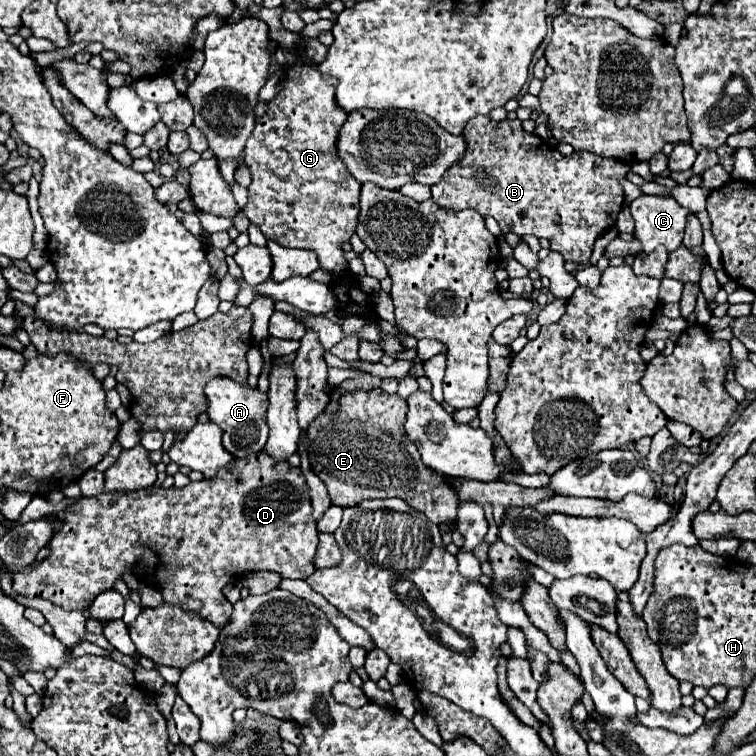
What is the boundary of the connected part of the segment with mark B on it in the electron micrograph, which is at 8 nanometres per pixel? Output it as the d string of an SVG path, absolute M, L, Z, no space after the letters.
M476 116L466 124L464 138L468 138L468 154L464 156L464 162L452 166L452 170L448 170L448 174L432 186L432 200L450 210L474 208L480 214L490 214L500 224L502 232L548 238L550 248L560 252L564 260L586 264L598 236L616 224L616 218L624 206L624 190L620 182L626 180L630 166L626 162L618 162L616 158L604 158L588 152L562 156L540 136L524 132L520 120L506 118L502 122L494 122L488 116Z

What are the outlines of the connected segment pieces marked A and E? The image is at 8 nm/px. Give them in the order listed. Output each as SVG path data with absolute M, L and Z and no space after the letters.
M216 376L204 386L204 394L208 400L208 418L216 426L222 428L222 444L234 458L246 458L250 454L256 454L264 448L268 438L268 426L266 426L266 408L268 408L268 394L260 392L258 388L252 388L246 382L234 382L232 378Z
M382 388L364 392L364 390L354 390L354 392L344 392L340 398L340 412L344 412L344 422L312 422L308 428L308 440L310 440L310 462L316 474L324 480L328 486L328 496L332 504L350 508L358 506L364 500L372 498L402 498L410 508L426 514L432 522L440 526L448 526L456 520L456 494L448 490L448 486L440 486L434 470L428 470L416 446L406 438L404 432L404 422L406 422L406 410L408 404L402 400L398 394L386 394Z

